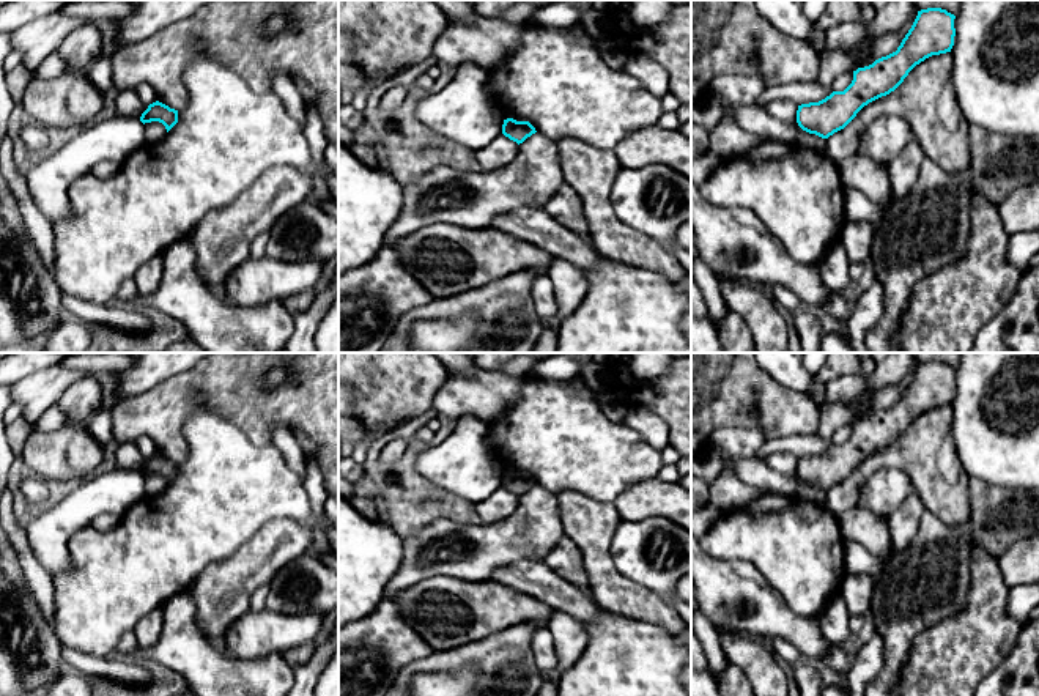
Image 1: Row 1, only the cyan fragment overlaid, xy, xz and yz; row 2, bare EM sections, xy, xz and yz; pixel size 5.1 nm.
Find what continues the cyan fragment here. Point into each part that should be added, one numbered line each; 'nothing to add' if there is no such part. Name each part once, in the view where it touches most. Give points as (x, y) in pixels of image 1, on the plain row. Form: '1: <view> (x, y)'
nothing to add

